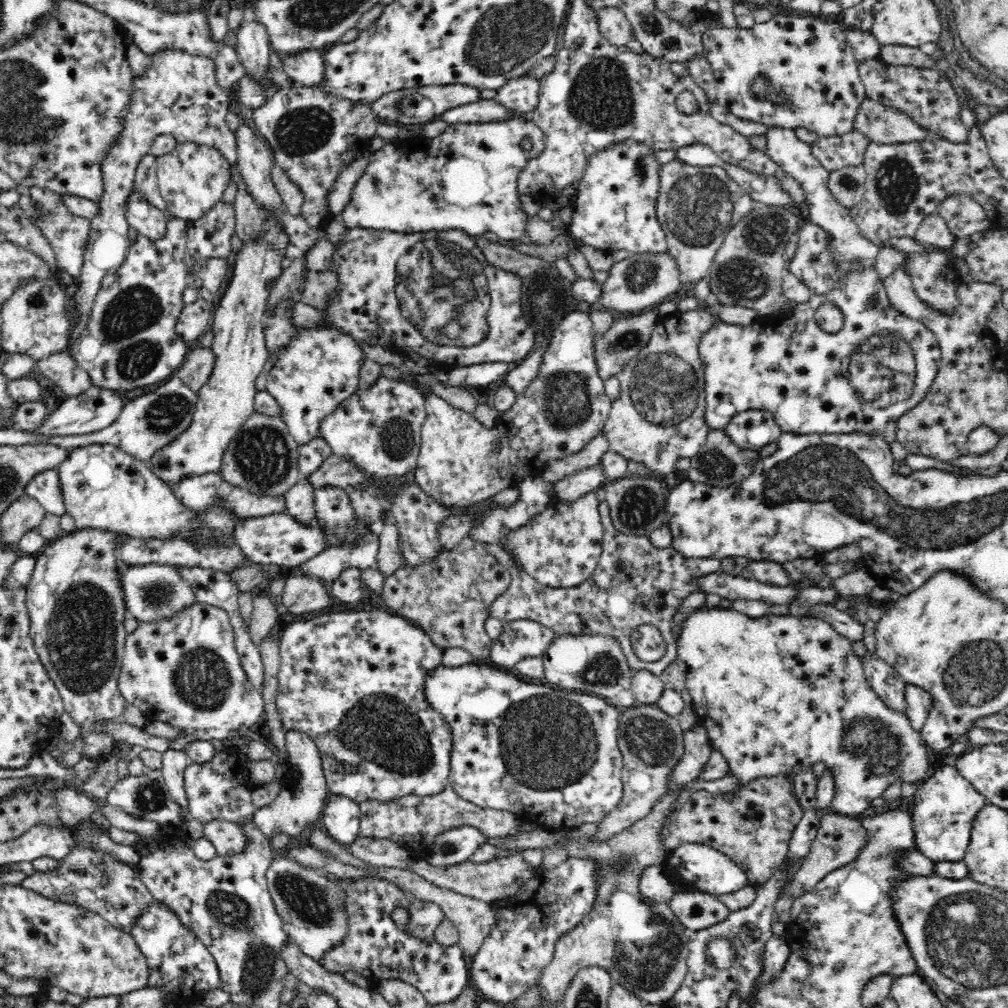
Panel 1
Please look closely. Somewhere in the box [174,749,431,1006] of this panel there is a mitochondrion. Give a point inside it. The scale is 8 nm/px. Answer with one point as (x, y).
(232, 911)

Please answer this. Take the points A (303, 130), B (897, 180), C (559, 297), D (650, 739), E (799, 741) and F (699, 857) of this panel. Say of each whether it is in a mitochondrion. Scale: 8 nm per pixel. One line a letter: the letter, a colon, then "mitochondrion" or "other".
A: mitochondrion
B: mitochondrion
C: other
D: mitochondrion
E: other
F: other

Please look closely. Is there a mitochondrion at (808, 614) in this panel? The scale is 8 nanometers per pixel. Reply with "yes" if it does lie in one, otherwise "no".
no

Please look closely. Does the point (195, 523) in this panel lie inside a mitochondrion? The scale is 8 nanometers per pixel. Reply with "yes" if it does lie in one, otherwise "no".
no

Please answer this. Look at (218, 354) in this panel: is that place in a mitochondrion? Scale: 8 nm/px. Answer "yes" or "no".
no

